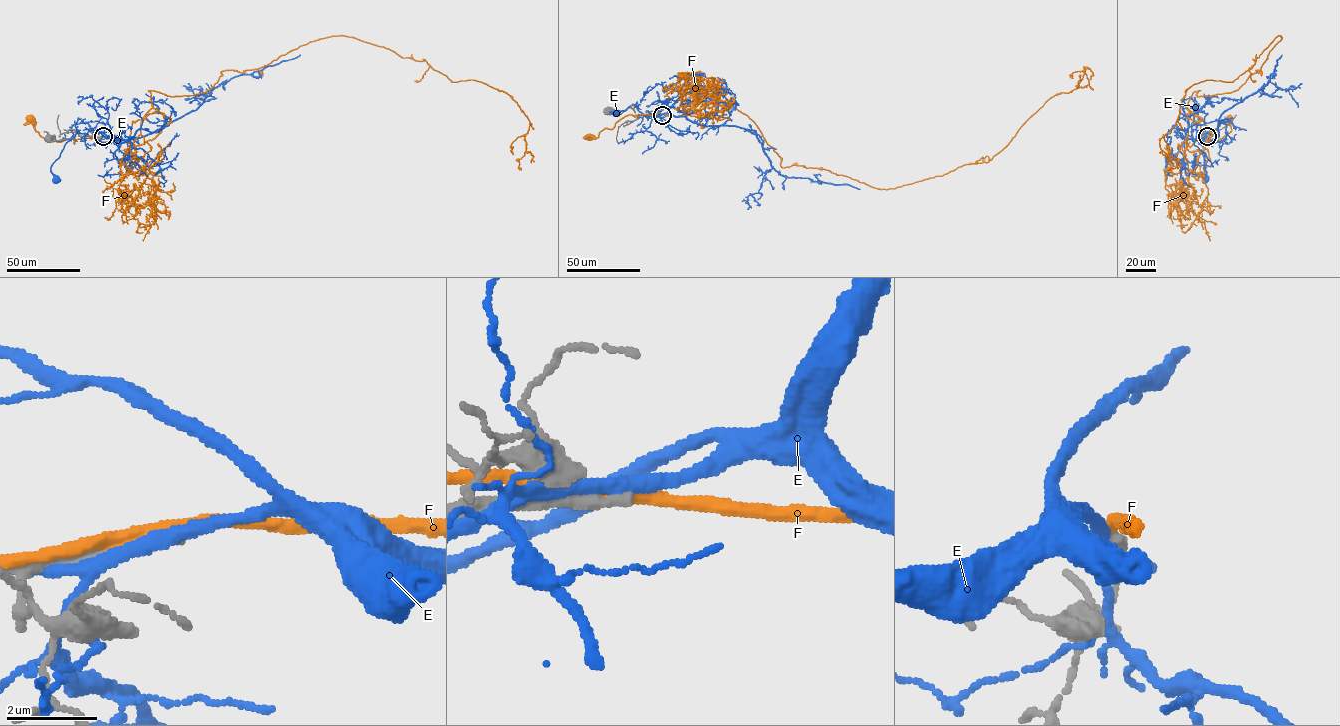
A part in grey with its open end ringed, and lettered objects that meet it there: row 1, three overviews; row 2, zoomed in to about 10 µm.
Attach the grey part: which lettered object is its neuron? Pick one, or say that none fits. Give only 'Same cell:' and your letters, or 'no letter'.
Same cell: no letter

